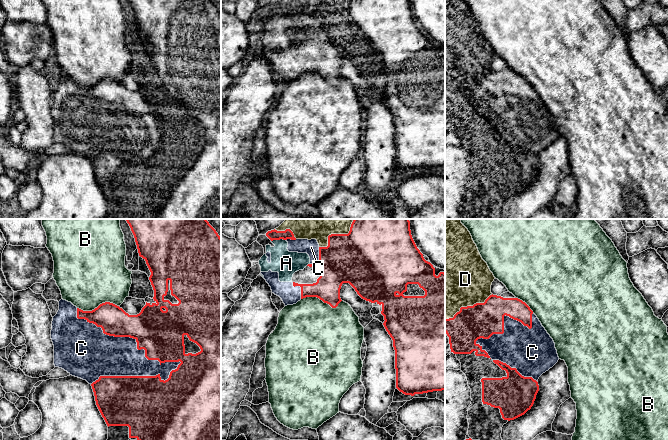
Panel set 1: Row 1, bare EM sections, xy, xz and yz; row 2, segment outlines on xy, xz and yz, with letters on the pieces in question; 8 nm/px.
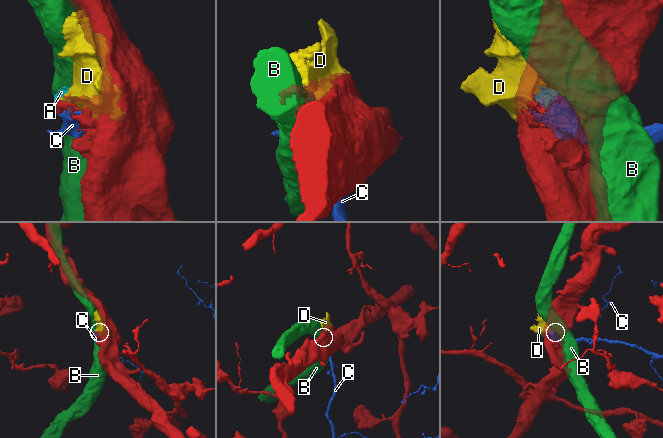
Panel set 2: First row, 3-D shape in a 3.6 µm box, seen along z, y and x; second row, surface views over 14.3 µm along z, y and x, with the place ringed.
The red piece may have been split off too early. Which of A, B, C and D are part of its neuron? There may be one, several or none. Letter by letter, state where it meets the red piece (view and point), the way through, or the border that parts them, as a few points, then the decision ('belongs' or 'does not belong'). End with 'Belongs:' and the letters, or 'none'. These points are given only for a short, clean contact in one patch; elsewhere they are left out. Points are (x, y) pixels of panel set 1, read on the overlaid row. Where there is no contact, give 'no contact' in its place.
A: xz (278, 239) | does not belong
B: xy (98, 306) | does not belong
C: xy (129, 336) | does not belong
D: yz (468, 306) | does not belong
Belongs: none

